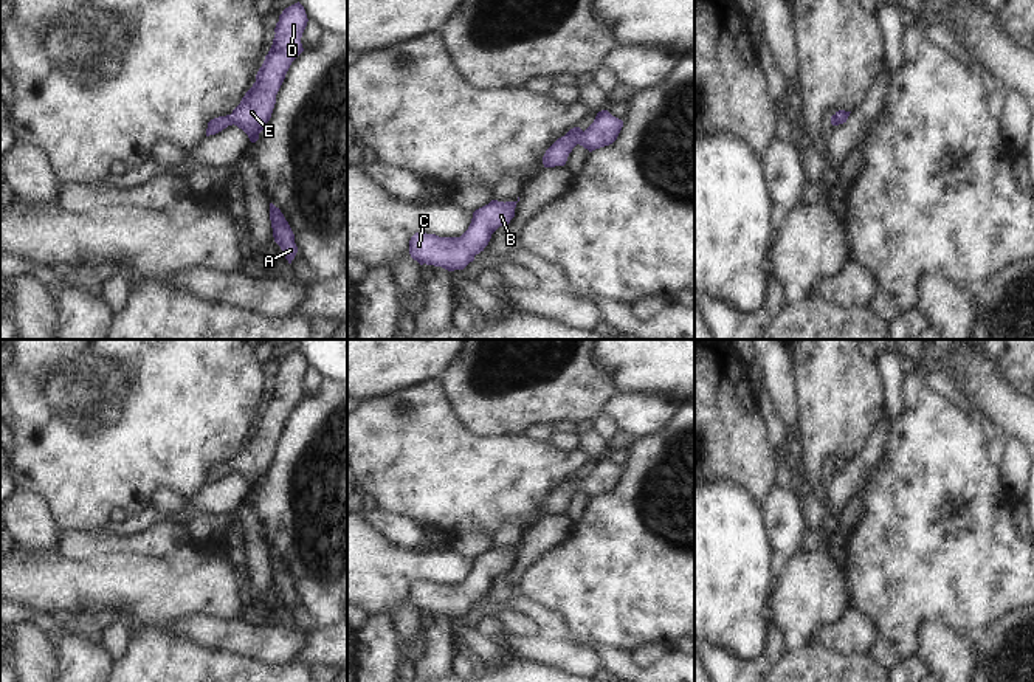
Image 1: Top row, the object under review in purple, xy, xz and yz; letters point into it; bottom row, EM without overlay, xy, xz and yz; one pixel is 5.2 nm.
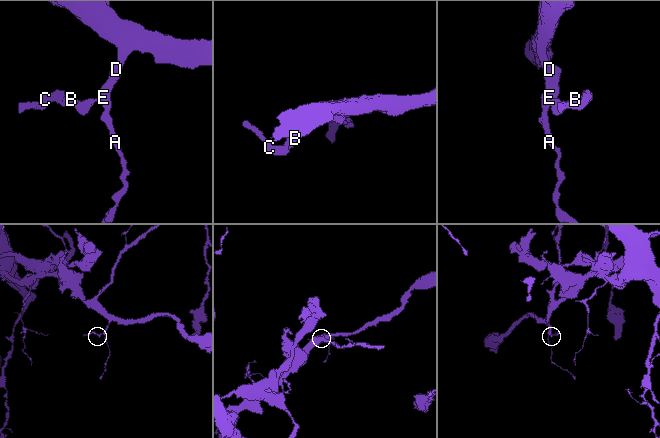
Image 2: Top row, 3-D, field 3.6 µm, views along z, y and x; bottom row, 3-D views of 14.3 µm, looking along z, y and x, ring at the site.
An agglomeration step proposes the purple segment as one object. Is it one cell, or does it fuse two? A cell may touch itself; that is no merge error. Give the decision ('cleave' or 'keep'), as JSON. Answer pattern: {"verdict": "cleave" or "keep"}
{"verdict": "keep"}

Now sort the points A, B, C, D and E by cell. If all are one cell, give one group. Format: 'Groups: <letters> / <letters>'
Groups: A B C D E.

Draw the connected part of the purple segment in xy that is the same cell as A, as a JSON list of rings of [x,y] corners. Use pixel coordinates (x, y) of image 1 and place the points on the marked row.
[[[270,203],[270,220],[273,228],[274,242],[281,246],[288,264],[295,259],[298,246],[295,243],[295,234],[285,220],[279,208]]]

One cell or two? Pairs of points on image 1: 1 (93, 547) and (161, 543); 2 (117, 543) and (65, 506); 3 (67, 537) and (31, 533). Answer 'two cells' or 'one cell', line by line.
1: one cell
2: two cells
3: two cells

